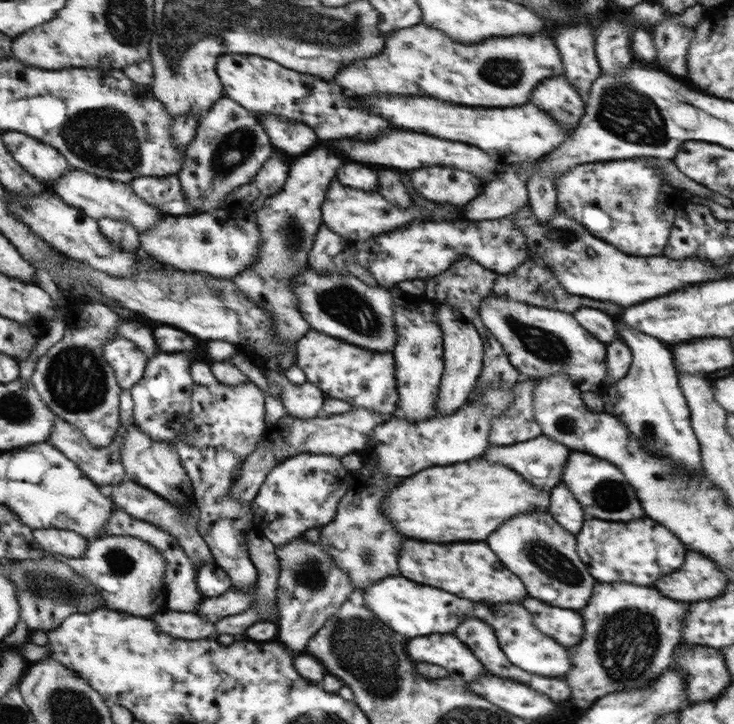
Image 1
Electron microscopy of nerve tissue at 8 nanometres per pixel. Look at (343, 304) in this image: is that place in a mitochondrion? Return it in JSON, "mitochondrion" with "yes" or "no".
{"mitochondrion":"yes"}

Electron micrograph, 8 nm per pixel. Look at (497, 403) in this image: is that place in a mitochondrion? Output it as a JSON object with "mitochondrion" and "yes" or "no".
{"mitochondrion":"yes"}

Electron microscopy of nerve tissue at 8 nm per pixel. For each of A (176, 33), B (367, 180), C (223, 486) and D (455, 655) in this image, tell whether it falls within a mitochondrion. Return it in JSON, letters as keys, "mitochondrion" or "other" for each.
{"A":"mitochondrion","B":"other","C":"mitochondrion","D":"other"}

